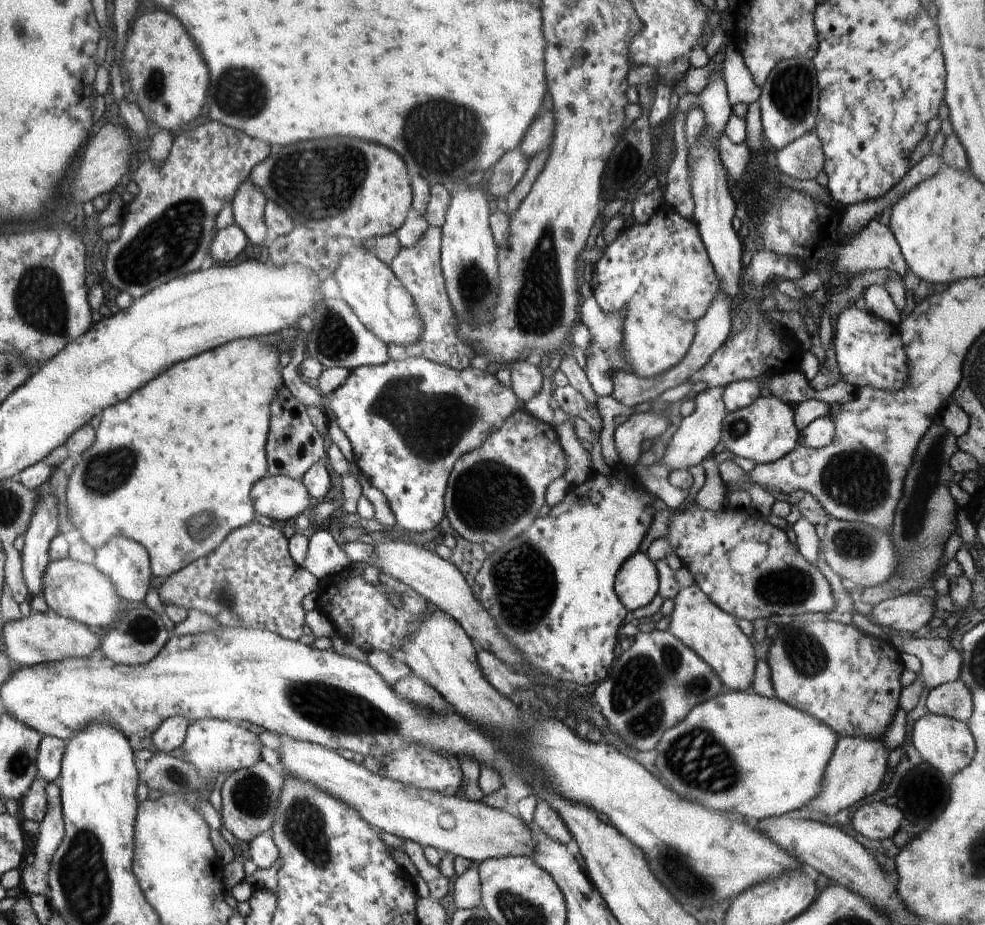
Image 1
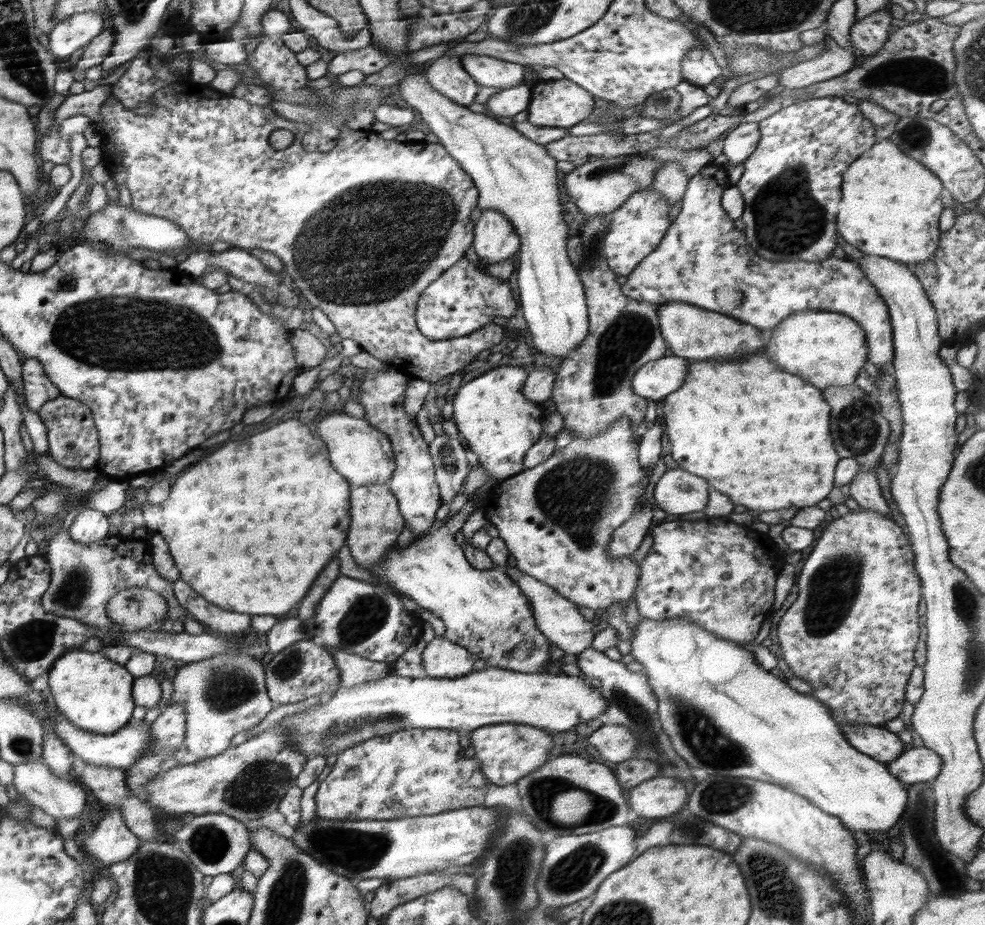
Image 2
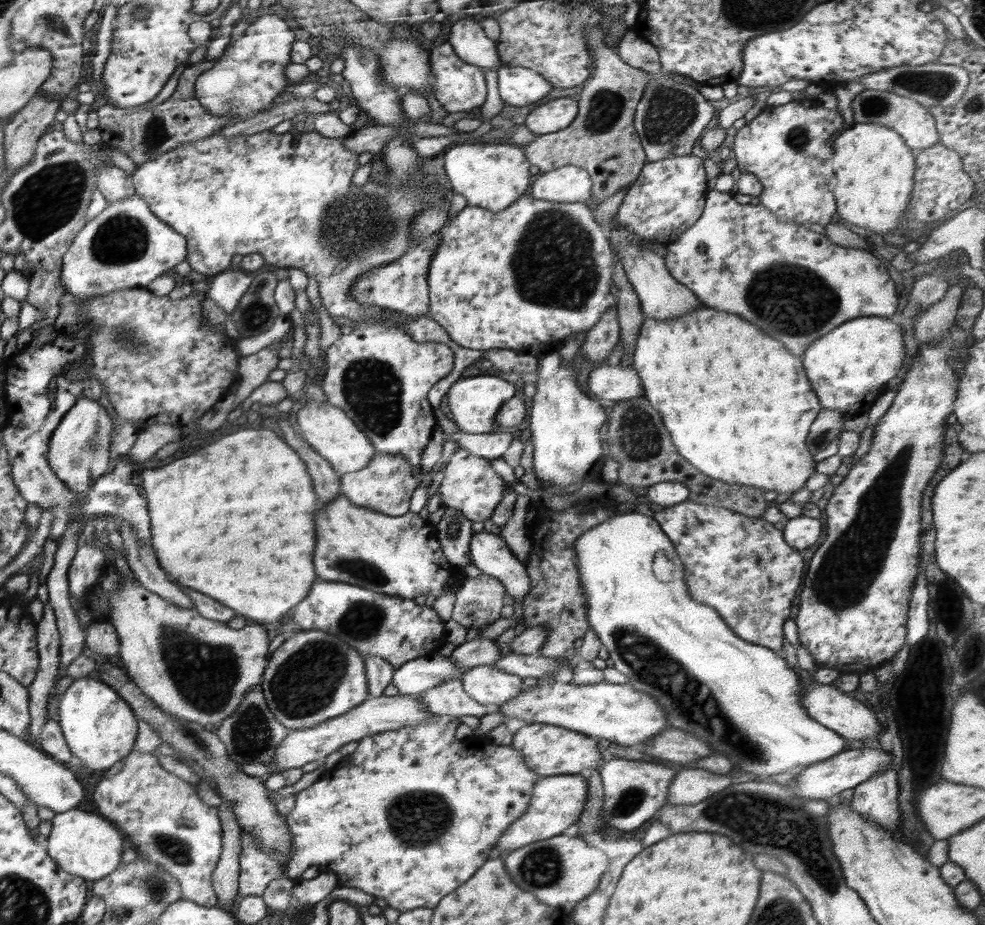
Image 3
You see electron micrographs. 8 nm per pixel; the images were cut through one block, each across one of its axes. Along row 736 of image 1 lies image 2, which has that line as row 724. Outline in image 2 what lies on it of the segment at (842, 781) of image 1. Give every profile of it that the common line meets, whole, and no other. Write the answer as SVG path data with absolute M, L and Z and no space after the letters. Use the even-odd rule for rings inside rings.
M844 723L840 729L854 748L885 766L904 751L905 743L896 733L886 730L883 726Z

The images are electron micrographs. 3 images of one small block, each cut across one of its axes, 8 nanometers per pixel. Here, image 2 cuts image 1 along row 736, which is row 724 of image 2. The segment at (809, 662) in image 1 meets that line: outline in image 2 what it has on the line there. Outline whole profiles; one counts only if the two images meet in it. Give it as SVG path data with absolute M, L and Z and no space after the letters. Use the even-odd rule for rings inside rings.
M860 508L858 512L850 511L846 516L835 516L834 520L823 531L822 536L816 542L816 546L811 547L812 552L806 562L802 574L798 578L799 593L790 608L782 615L778 626L779 643L784 652L784 660L788 663L794 676L806 680L810 683L813 691L810 696L818 699L830 710L832 718L842 726L844 723L860 723L865 725L882 726L883 722L896 718L905 703L905 690L910 673L916 666L915 648L919 641L920 622L918 615L918 602L922 600L922 581L918 576L915 567L915 556L912 554L908 534L904 534L903 527L900 527L894 520L884 518L882 514L870 512Z

